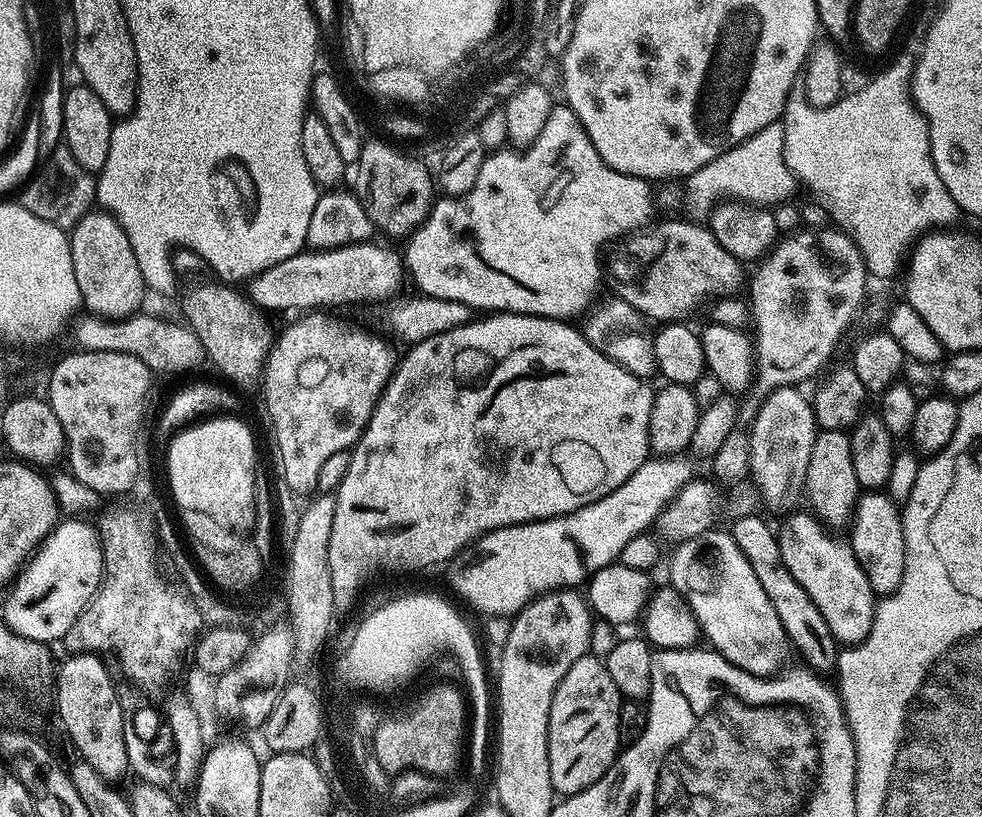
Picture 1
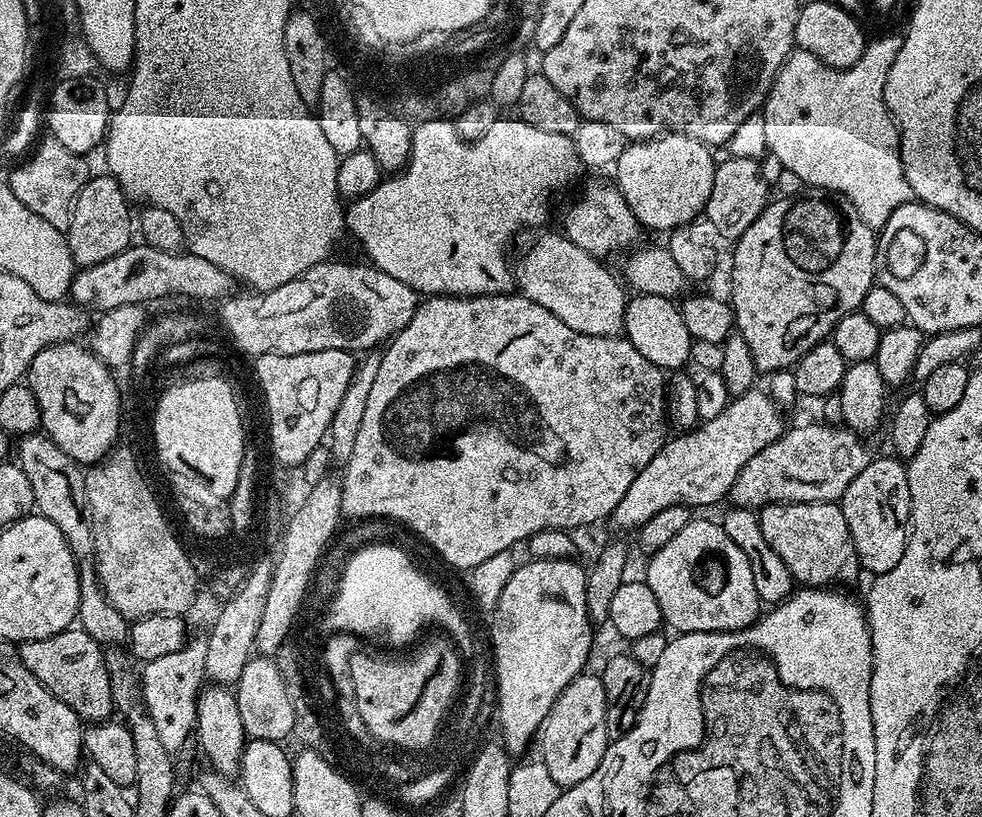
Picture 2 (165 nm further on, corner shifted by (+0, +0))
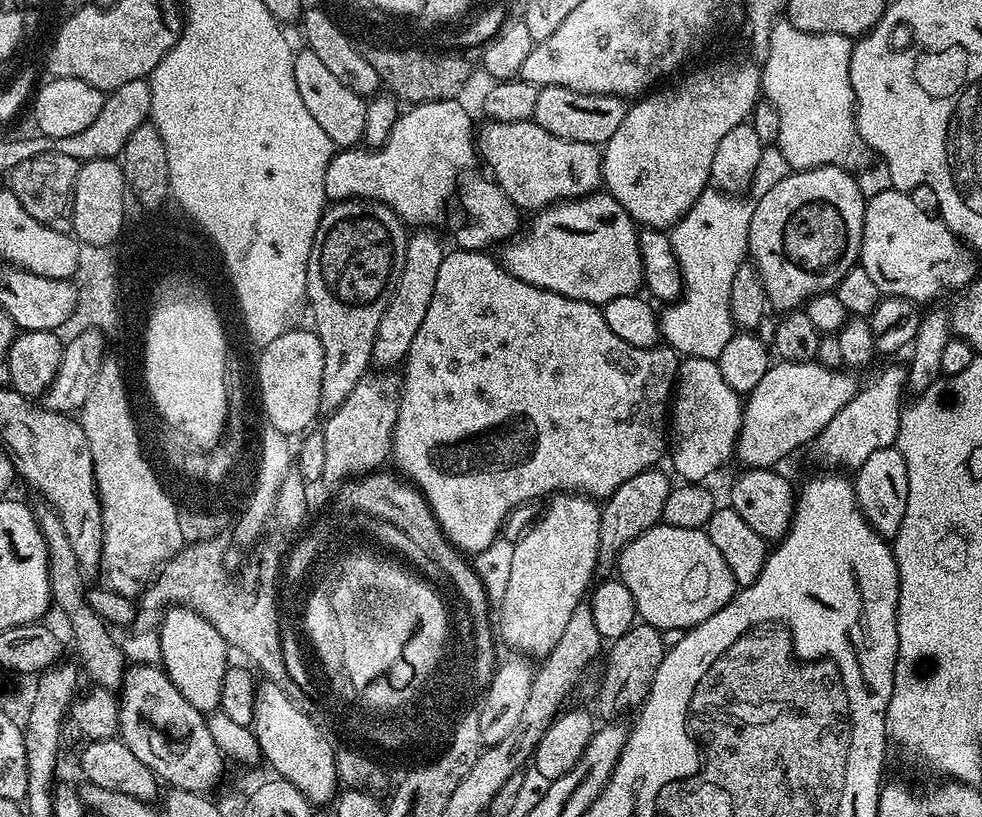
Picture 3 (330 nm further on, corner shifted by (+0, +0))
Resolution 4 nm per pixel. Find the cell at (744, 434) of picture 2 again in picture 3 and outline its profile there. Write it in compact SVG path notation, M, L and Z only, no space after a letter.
M817 362L773 363L743 401L744 418L735 459L740 459L744 468L772 468L803 444L811 445L826 422L855 398L858 383L851 375L855 376L851 371L832 371Z

